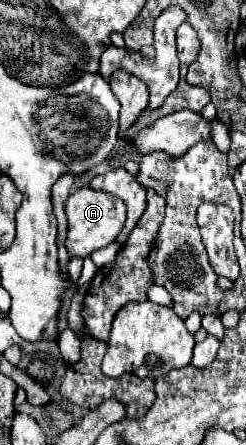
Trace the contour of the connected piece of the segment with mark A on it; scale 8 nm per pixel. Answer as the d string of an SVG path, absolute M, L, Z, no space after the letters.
M84 186L78 188L74 194L70 194L66 202L66 216L68 216L66 248L70 256L88 258L94 250L100 250L118 238L126 222L126 204L114 194Z

